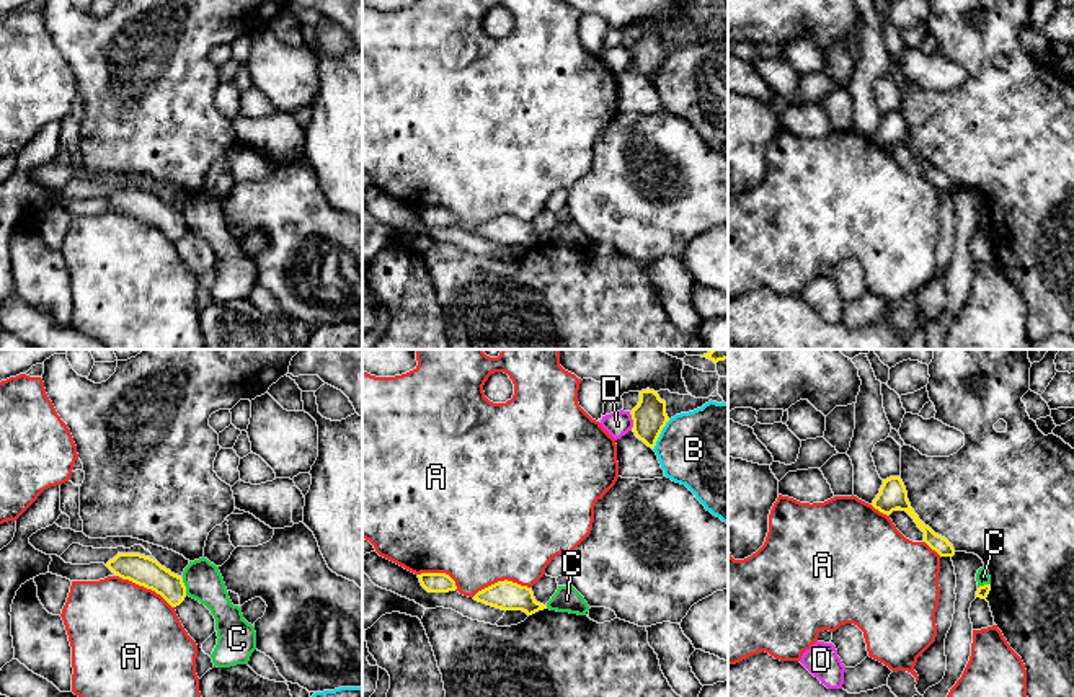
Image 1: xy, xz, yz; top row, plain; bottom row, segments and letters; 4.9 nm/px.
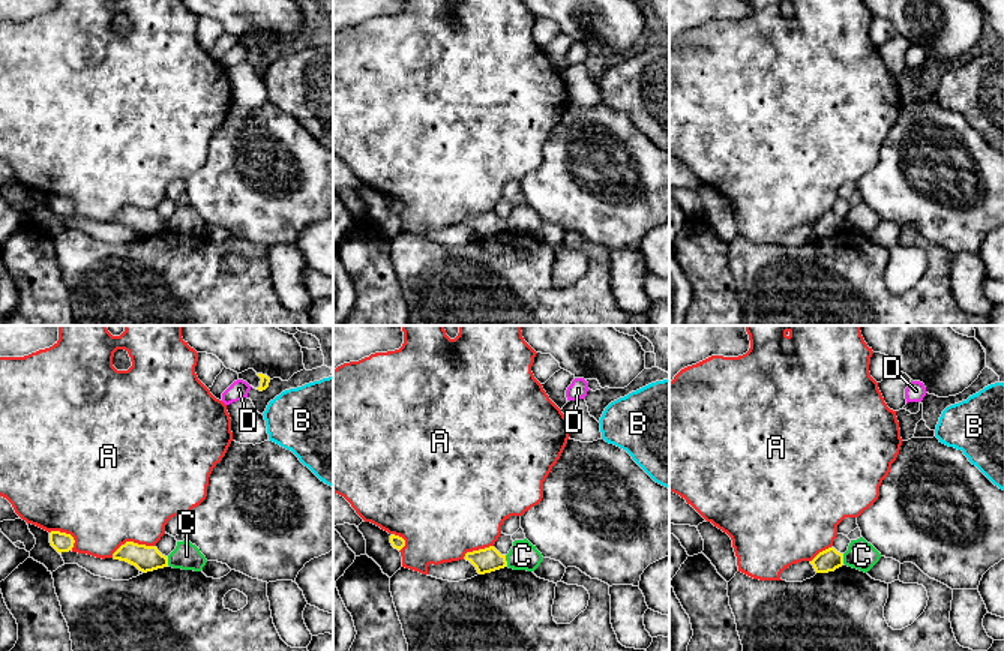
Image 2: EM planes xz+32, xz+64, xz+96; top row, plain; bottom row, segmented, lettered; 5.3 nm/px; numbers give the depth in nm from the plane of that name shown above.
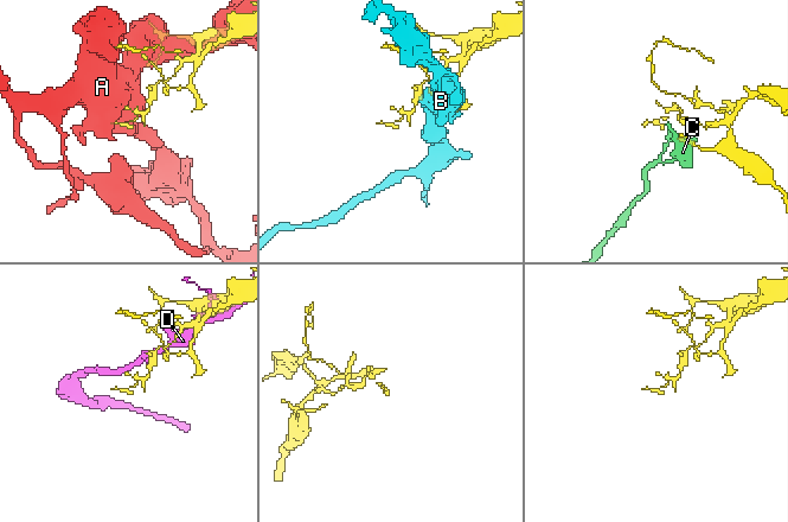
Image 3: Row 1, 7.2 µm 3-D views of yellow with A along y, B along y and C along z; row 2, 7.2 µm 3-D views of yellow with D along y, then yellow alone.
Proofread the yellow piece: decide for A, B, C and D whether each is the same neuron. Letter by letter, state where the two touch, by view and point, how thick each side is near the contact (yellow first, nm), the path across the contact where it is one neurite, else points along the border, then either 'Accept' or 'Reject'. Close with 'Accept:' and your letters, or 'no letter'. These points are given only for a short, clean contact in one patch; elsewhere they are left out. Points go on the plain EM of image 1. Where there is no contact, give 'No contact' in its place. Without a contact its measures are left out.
A: Touches yellow at xz (500, 216). Thickness 140 nm (yellow) against 500 nm. Reject
B: Touches yellow at xz (660, 67). Thickness 160 nm (yellow) against 420 nm. Reject
C: Touches yellow at xy (185, 221). Thickness 150 nm (yellow) against 190 nm. Boundary: xy (181, 213), (186, 229). Reject
D: Touches yellow at xz (634, 56). Thickness 160 nm (yellow) against 120 nm. Reject
Accept: no letter

